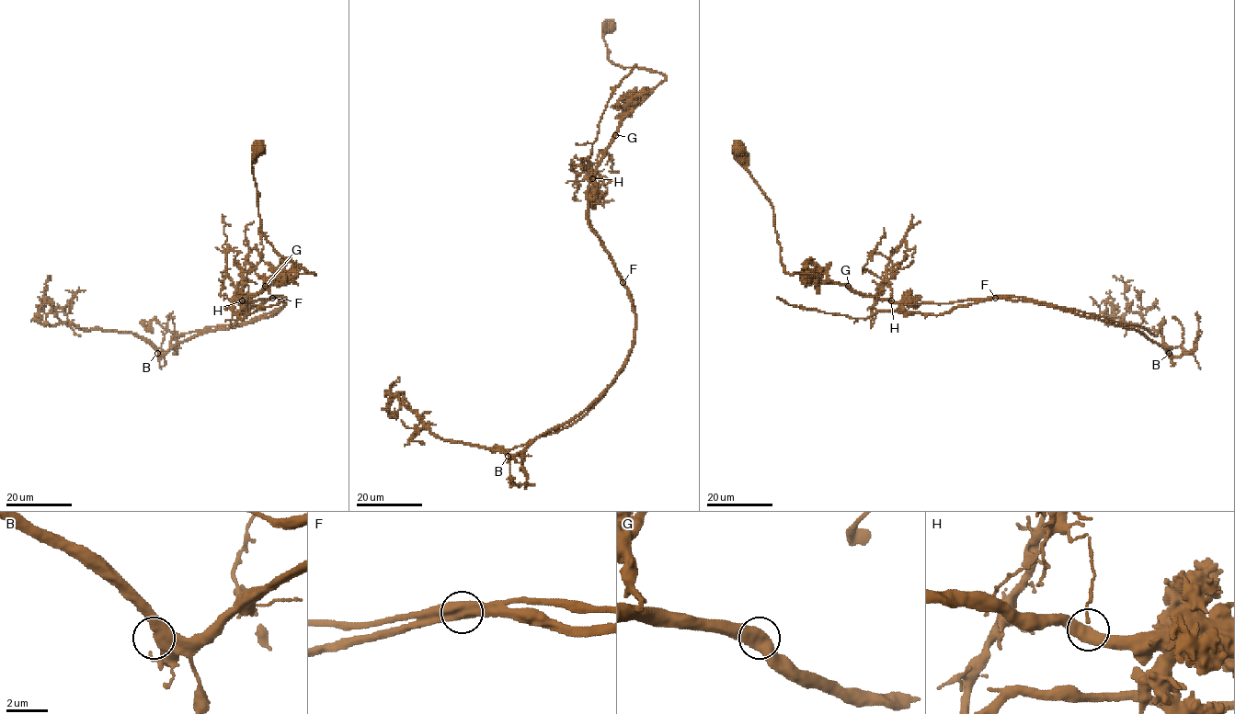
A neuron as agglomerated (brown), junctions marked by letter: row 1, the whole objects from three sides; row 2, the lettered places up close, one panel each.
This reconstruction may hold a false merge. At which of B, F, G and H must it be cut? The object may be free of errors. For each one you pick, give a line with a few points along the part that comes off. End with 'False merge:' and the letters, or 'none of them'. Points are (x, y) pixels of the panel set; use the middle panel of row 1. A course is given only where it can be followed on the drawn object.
F: (623, 282), (635, 324), (623, 368), (576, 416), (521, 450), (441, 440), (390, 394), (391, 414), (398, 401)
False merge: F

